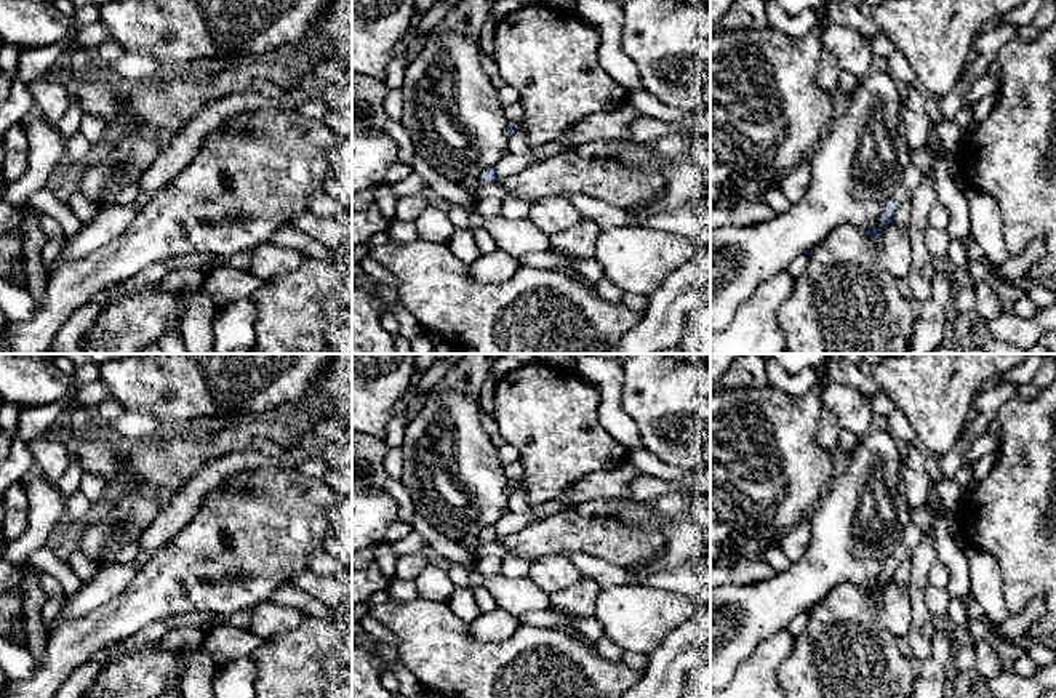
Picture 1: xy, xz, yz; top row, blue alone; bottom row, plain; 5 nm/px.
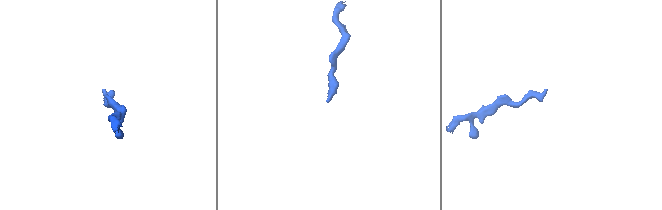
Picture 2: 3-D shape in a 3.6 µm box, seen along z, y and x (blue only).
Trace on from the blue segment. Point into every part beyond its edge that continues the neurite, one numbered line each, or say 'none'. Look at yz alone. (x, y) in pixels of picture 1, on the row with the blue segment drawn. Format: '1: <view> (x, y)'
1: yz (911, 180)

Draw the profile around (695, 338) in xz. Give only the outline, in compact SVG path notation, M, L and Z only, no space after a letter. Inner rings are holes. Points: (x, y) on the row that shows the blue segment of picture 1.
M710 306L686 315L677 347L683 354L710 354Z

